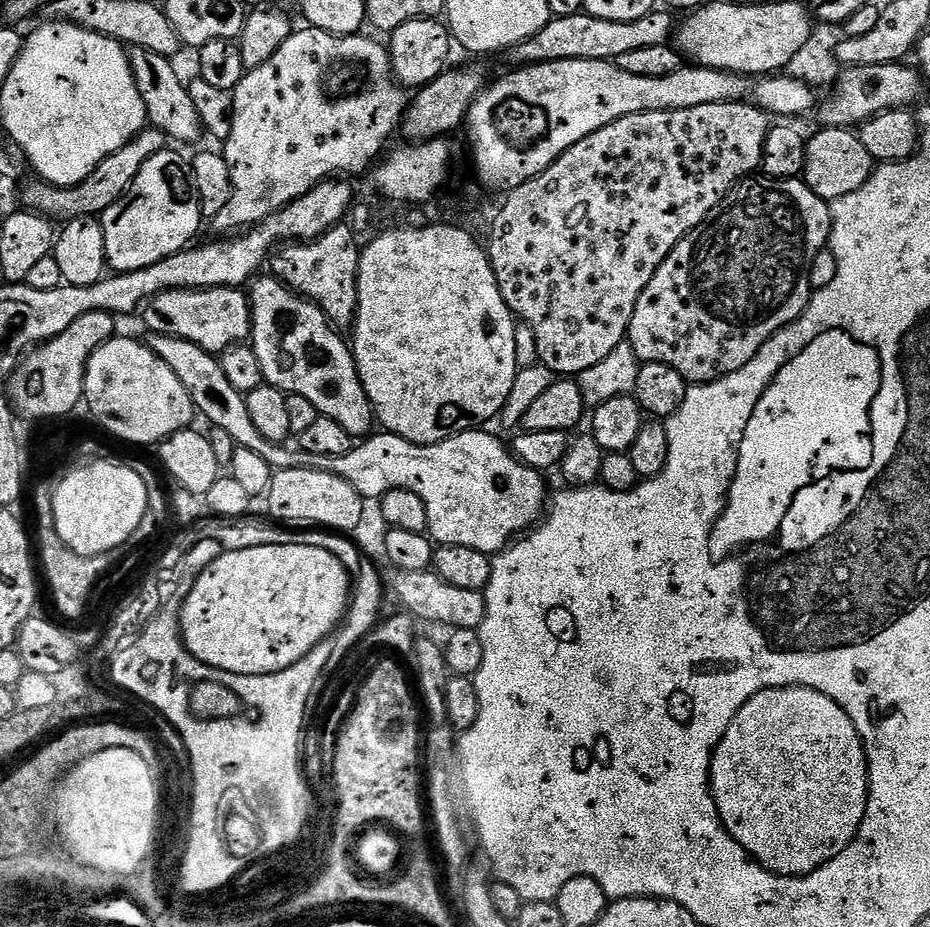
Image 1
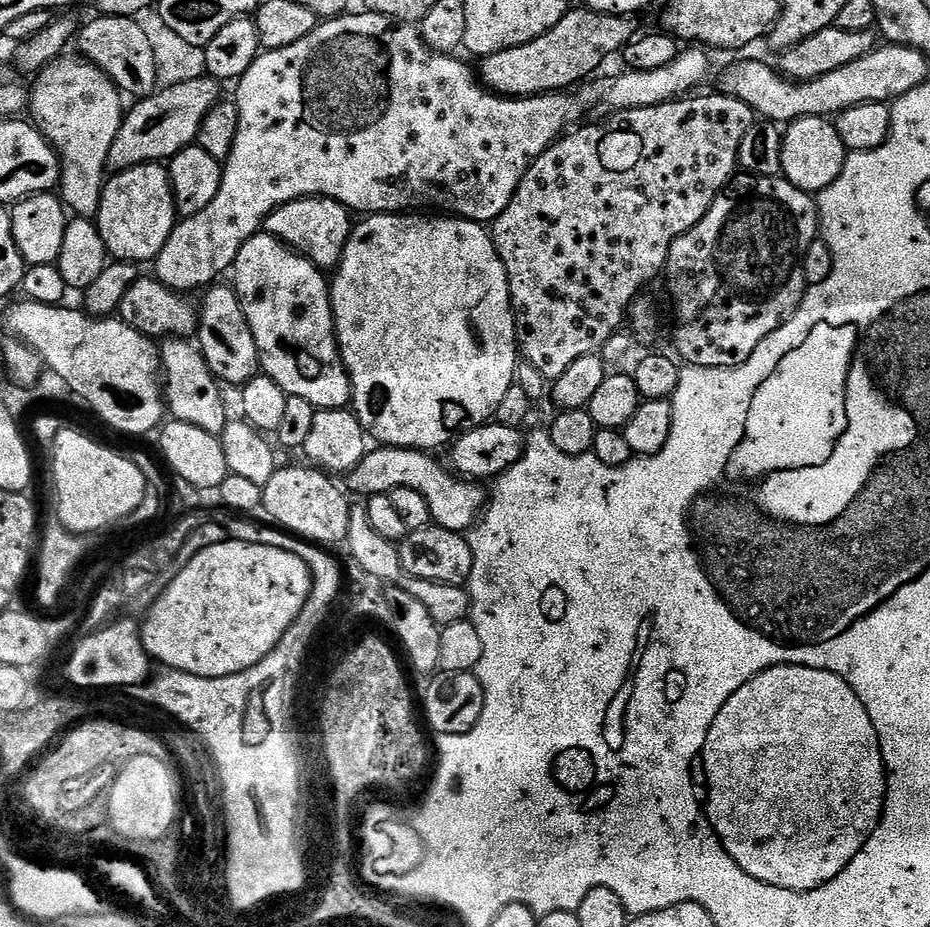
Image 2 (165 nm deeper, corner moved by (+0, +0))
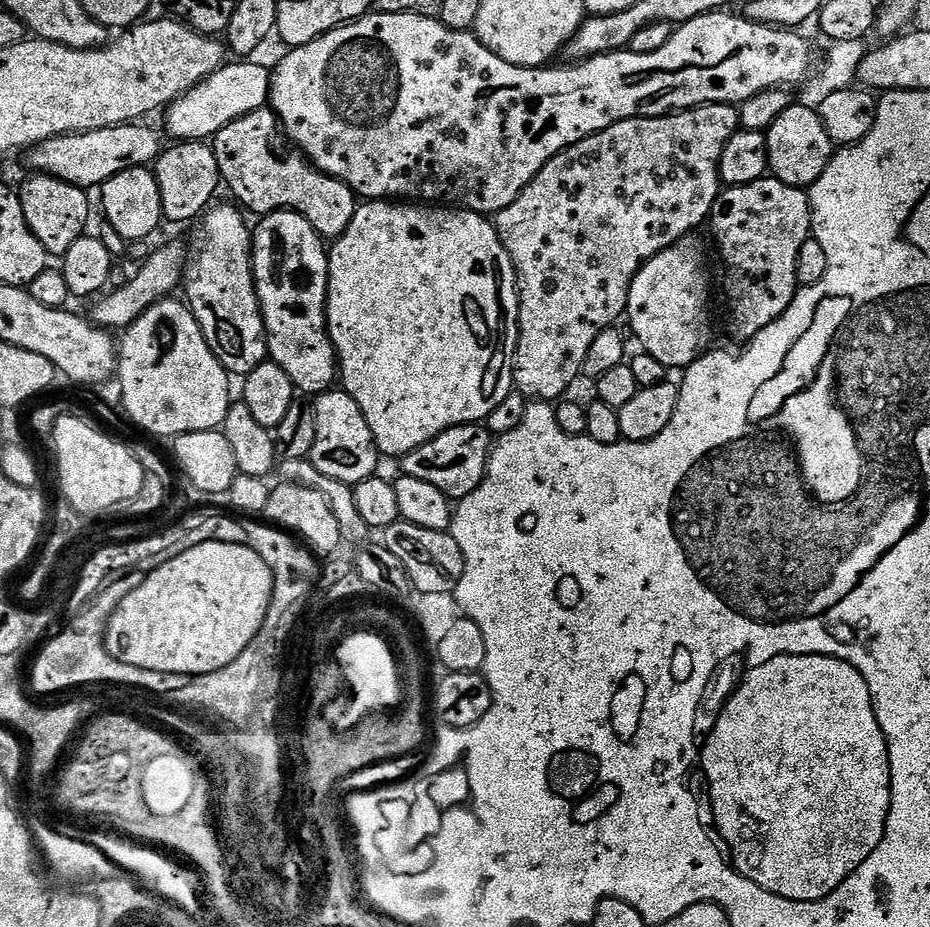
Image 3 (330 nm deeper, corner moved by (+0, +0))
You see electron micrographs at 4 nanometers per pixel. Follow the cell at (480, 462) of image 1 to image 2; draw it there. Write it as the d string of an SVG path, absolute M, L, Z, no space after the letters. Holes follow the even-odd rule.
M376 446L373 452L372 449L365 451L362 462L358 462L354 470L346 473L347 491L357 492L361 498L367 498L393 492L396 488L418 490L418 494L422 494L422 498L426 498L430 505L430 514L439 527L451 532L467 533L468 529L477 523L485 507L485 489L483 492L479 483L457 476L445 465L444 469L432 456L435 455L418 448Z

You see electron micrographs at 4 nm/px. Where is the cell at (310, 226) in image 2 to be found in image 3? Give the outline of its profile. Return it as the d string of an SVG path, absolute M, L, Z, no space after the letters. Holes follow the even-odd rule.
M265 106L230 122L211 141L214 154L218 158L218 170L225 189L232 191L231 199L241 209L250 211L256 218L269 216L271 212L297 212L314 226L314 230L325 241L335 242L350 226L358 207L358 197L350 186L346 186L338 178L319 172L312 161L288 139L280 120L271 107Z

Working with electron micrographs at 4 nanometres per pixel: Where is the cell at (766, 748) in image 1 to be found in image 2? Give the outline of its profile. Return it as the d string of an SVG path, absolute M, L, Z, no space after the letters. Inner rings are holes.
M783 664L774 666L746 682L718 710L718 718L710 726L710 734L706 734L702 765L704 776L708 779L708 800L706 796L706 815L716 831L722 847L750 874L750 878L758 878L758 882L766 882L782 890L809 892L842 874L842 870L852 861L854 854L862 850L870 834L878 826L880 815L884 813L884 799L888 793L888 774L884 771L884 759L880 749L880 739L874 730L874 722L870 722L870 714L866 714L866 706L862 706L862 698L850 690L850 686L838 674L830 674L830 670L818 670L801 664Z

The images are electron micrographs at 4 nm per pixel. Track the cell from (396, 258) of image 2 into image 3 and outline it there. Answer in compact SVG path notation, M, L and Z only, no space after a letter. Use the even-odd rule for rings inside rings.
M370 200L357 207L350 226L331 245L328 253L328 337L336 348L338 376L343 391L358 402L374 434L376 449L385 457L403 458L407 452L430 442L447 428L479 424L514 390L512 369L520 337L520 293L516 290L516 267L502 246L496 225L487 215L469 212L460 206L425 206L420 202Z

